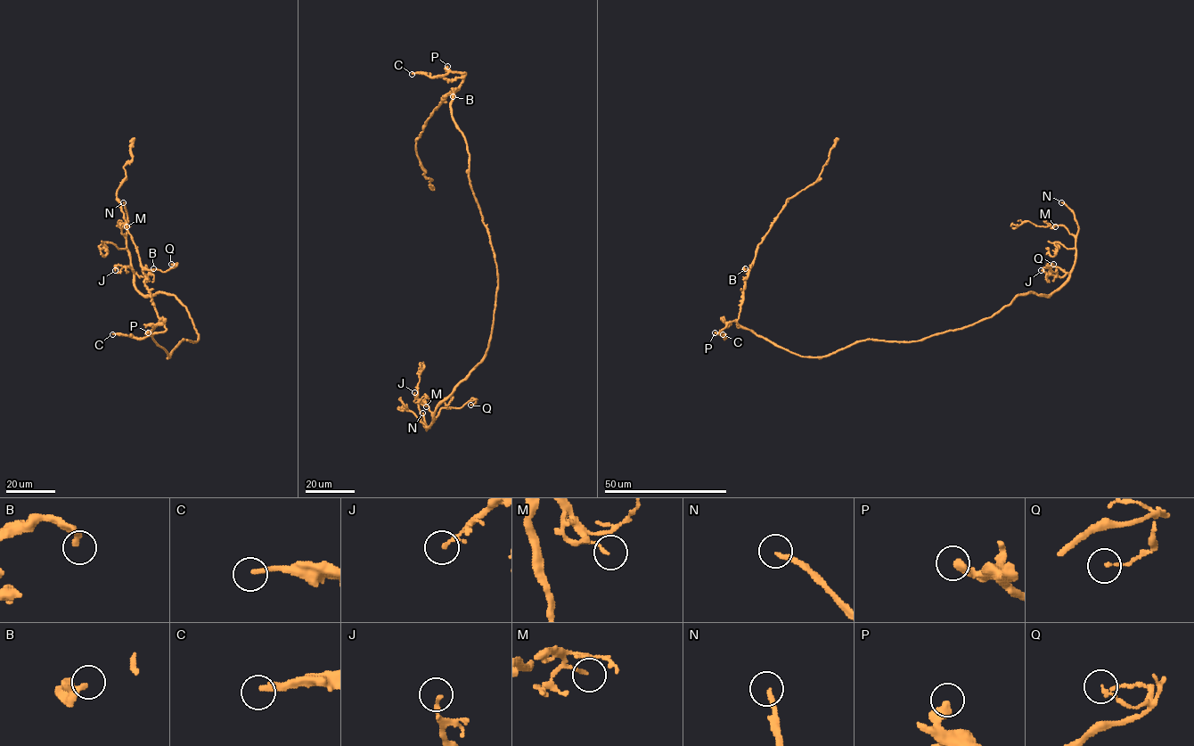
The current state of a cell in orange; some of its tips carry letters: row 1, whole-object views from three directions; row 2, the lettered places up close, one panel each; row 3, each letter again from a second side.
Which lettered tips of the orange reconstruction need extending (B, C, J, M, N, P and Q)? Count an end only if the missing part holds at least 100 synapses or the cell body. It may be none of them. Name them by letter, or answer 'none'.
C, N

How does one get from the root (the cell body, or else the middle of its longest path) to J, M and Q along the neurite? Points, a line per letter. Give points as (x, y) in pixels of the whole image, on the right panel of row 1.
J: (855, 342), (920, 340), (961, 329), (991, 317), (1017, 296), (1050, 295), (1068, 276), (1049, 265), (1041, 270)
M: (855, 342), (922, 340), (991, 317), (1017, 296), (1050, 295), (1068, 278), (1075, 254), (1075, 238), (1055, 226)
Q: (855, 342), (922, 340), (991, 317), (1017, 296), (1050, 295), (1068, 276), (1057, 276), (1049, 267), (1053, 264)

